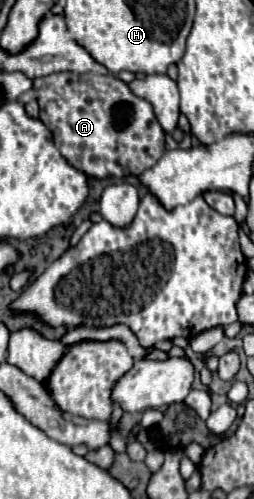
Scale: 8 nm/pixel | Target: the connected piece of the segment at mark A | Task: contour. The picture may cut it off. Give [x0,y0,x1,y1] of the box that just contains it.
[34,72,164,178]

